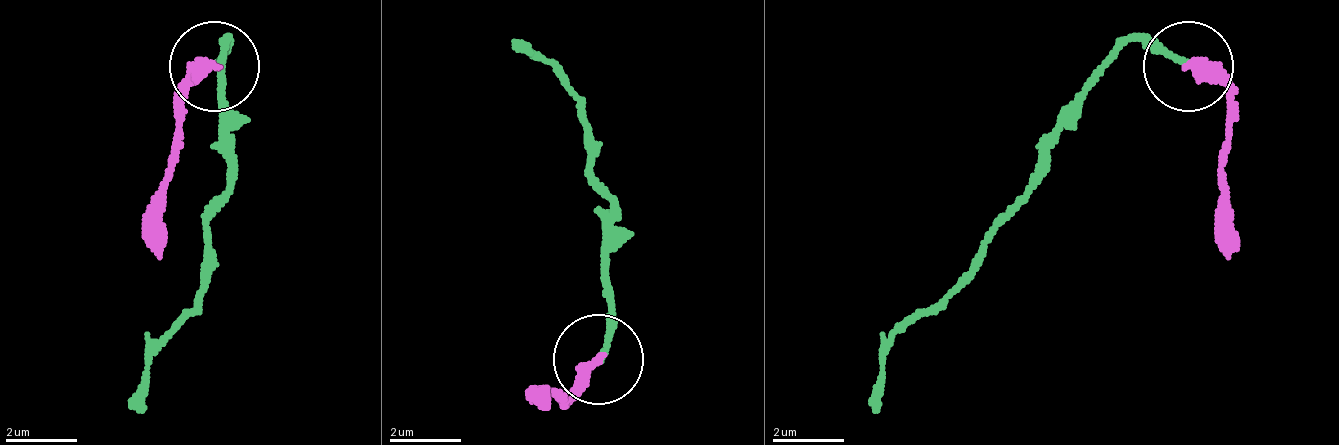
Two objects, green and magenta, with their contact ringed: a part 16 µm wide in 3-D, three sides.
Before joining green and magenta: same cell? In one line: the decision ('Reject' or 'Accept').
Reject

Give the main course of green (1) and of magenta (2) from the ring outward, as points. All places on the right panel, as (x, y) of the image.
1: (1186, 64), (1132, 37), (1114, 55), (1024, 199), (943, 298), (889, 343), (871, 415)
2: (1186, 64), (1231, 91), (1231, 262)

